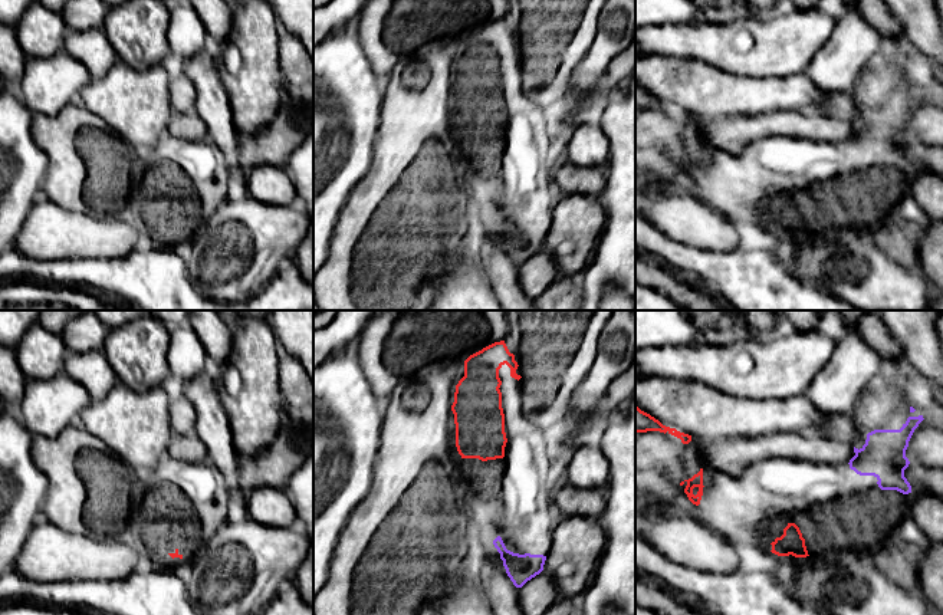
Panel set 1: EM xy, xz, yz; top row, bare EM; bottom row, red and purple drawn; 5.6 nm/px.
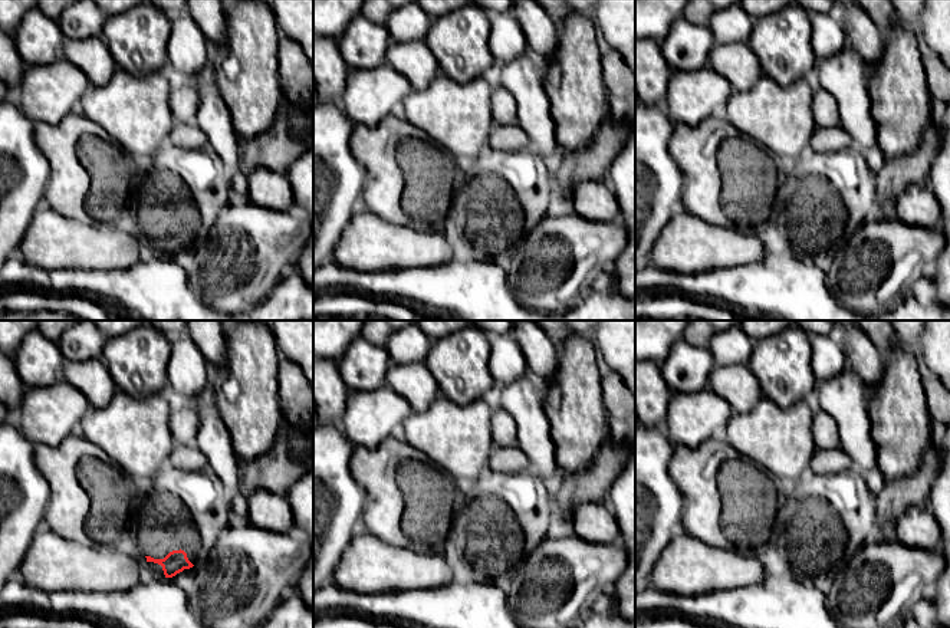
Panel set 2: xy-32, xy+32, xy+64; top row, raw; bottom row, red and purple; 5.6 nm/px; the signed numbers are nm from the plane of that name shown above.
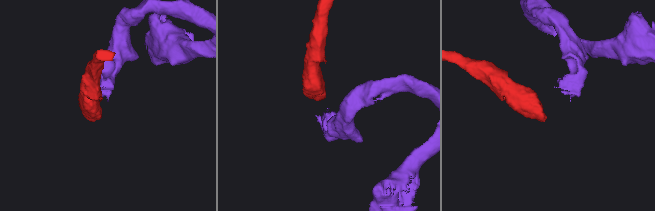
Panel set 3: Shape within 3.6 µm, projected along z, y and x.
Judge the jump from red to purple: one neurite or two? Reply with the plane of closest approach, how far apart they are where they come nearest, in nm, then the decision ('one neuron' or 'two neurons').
view xz; gap 420 nm; one neuron

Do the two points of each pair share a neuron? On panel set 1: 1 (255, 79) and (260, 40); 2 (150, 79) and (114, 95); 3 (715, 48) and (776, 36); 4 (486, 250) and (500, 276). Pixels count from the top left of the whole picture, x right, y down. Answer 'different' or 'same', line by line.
1: same
2: same
3: same
4: same

